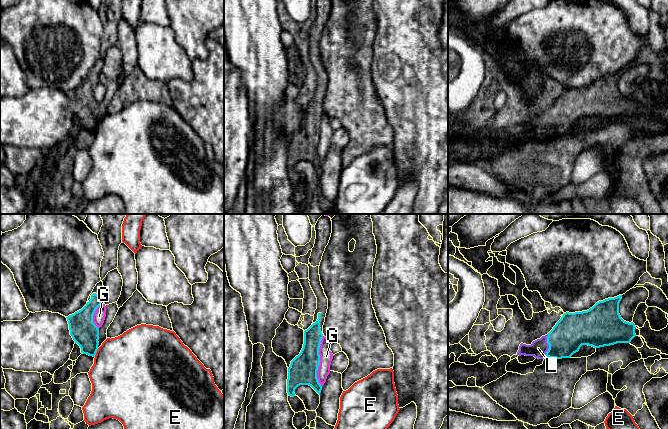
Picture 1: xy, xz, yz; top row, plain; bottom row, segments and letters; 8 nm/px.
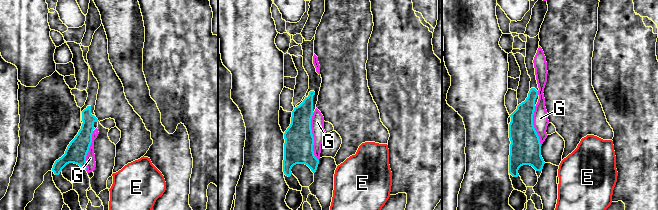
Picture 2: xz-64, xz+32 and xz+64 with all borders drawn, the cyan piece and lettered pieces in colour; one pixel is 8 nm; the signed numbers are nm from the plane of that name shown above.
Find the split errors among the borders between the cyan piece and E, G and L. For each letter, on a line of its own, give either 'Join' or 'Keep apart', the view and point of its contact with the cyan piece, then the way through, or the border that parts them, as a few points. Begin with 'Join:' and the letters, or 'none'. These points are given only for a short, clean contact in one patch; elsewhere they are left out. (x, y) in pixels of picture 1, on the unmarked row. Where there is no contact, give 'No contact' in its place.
Join: L
E: Keep apart. Touches cyan at xy (96, 127). Boundary: xy (98, 124), (94, 132)
G: Keep apart. Touches cyan at xz (319, 137)
L: Join. Touches cyan at yz (548, 120). Path across: yz (573, 106), (561, 118), (548, 120), (538, 124)

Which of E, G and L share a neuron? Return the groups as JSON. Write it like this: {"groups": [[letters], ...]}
{"groups": [["E"], ["G"], ["L"]]}

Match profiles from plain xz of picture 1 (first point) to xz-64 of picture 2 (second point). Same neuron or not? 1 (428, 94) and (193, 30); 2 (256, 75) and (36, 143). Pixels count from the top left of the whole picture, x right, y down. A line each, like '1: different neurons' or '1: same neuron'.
1: same neuron
2: different neurons

